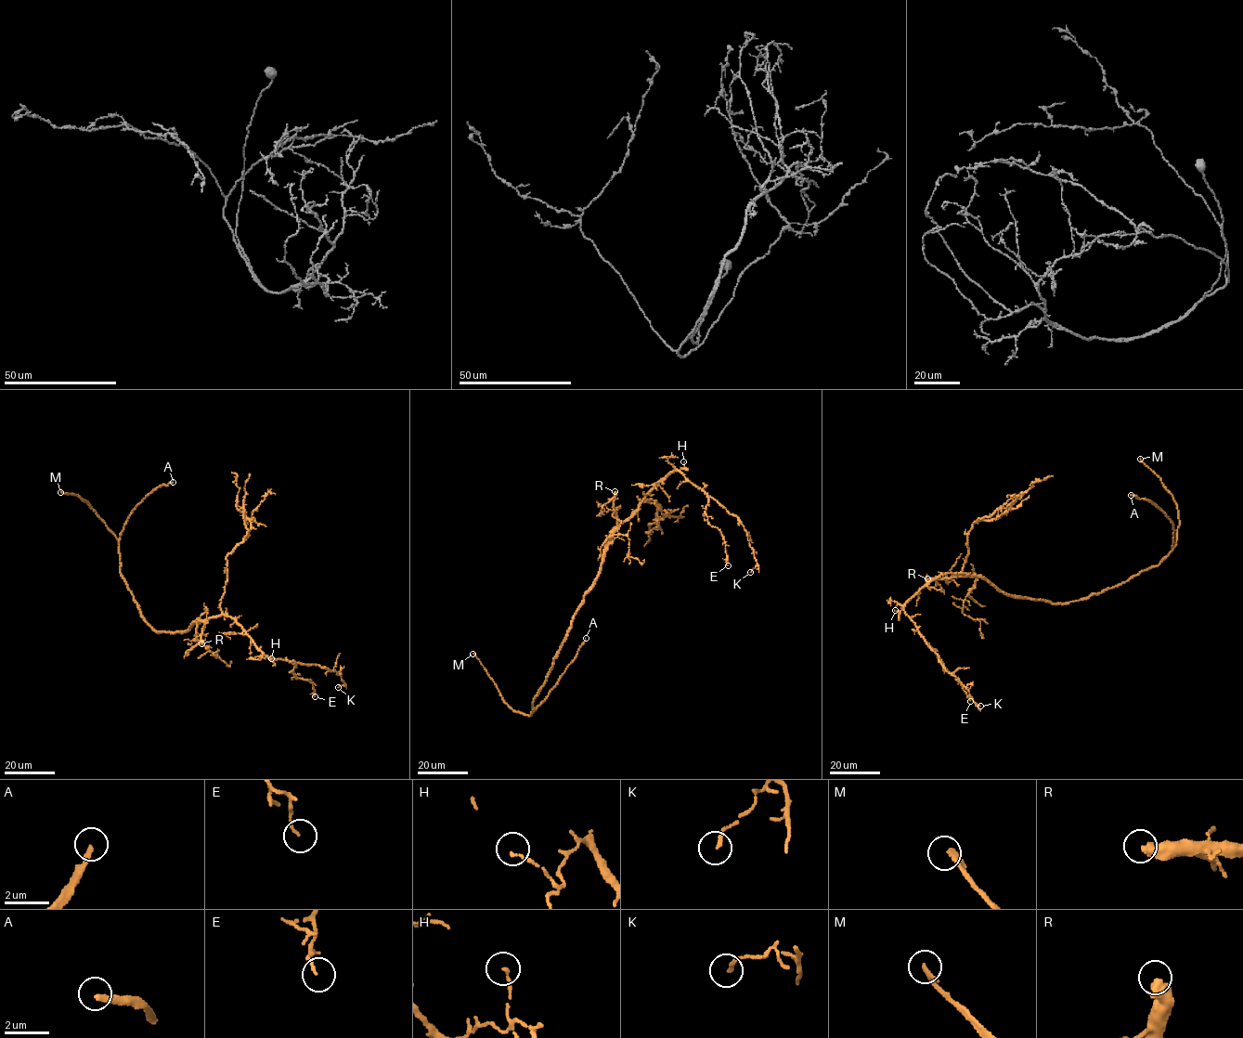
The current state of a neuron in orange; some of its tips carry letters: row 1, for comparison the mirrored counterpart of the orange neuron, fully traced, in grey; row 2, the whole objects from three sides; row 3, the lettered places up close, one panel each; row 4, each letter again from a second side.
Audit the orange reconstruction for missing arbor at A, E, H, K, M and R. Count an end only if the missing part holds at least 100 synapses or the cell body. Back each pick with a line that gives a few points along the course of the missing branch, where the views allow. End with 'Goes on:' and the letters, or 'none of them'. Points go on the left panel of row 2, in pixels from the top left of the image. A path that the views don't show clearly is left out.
A: missing branch runs (173, 482), (198, 474), (213, 460), (187, 459), (163, 470), (148, 501), (160, 512)
R: missing branch runs (201, 643), (203, 655), (177, 595), (144, 558), (148, 547), (134, 525), (120, 535)
Goes on: A, M, R

